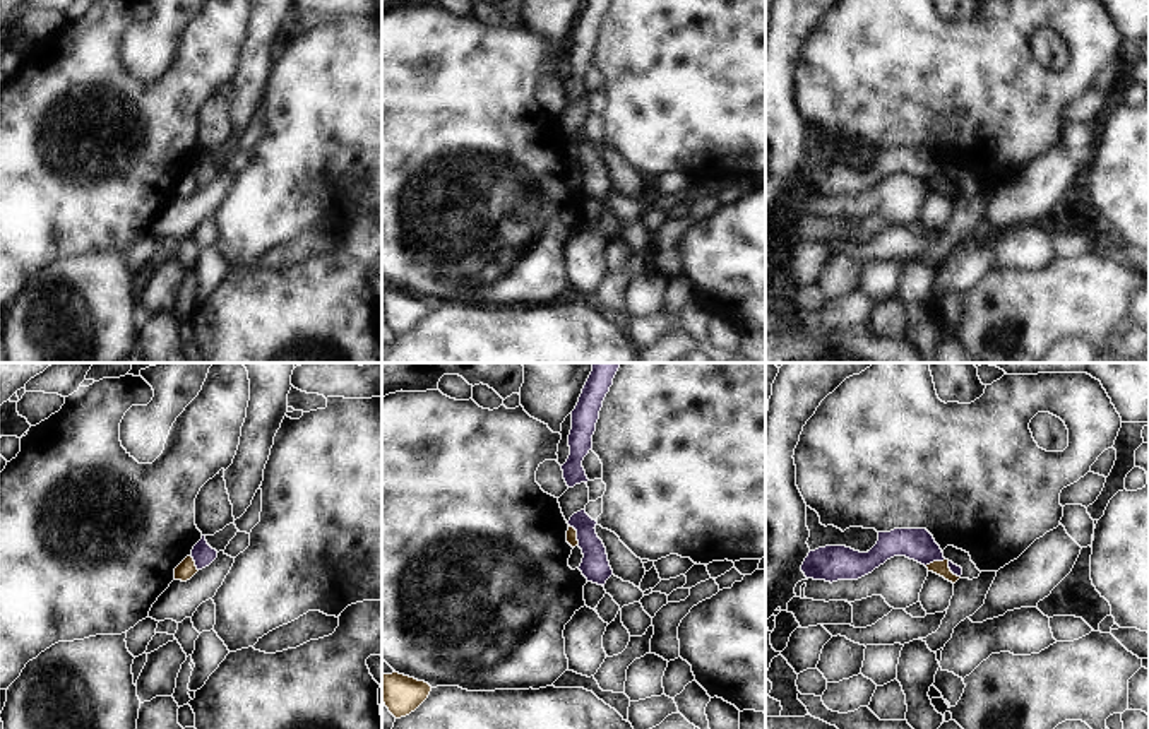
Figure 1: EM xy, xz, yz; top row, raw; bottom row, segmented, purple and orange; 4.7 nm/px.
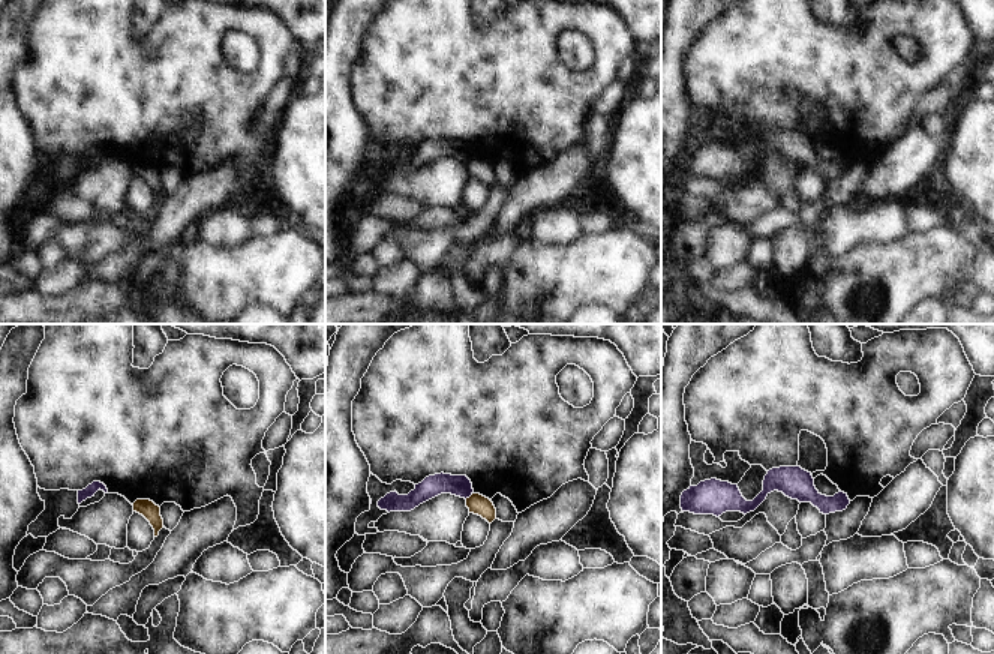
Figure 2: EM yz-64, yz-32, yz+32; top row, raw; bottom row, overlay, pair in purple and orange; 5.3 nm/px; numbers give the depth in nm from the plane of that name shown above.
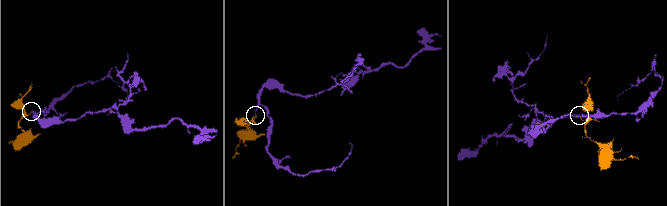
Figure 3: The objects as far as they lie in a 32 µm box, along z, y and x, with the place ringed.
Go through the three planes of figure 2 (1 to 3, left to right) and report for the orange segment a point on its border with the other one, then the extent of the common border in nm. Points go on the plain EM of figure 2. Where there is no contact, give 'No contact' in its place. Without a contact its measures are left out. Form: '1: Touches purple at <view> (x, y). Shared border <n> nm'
1: No contact
2: Touches purple at yz-32 (468, 161). Shared border 50 nm
3: No contact

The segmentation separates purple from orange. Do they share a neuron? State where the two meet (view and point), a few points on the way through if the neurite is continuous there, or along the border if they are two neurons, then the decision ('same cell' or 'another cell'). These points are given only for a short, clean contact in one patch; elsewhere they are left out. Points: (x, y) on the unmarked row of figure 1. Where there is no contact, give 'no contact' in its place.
xz (577, 151) | along xz (569, 141), (576, 148), (579, 161) | another cell

